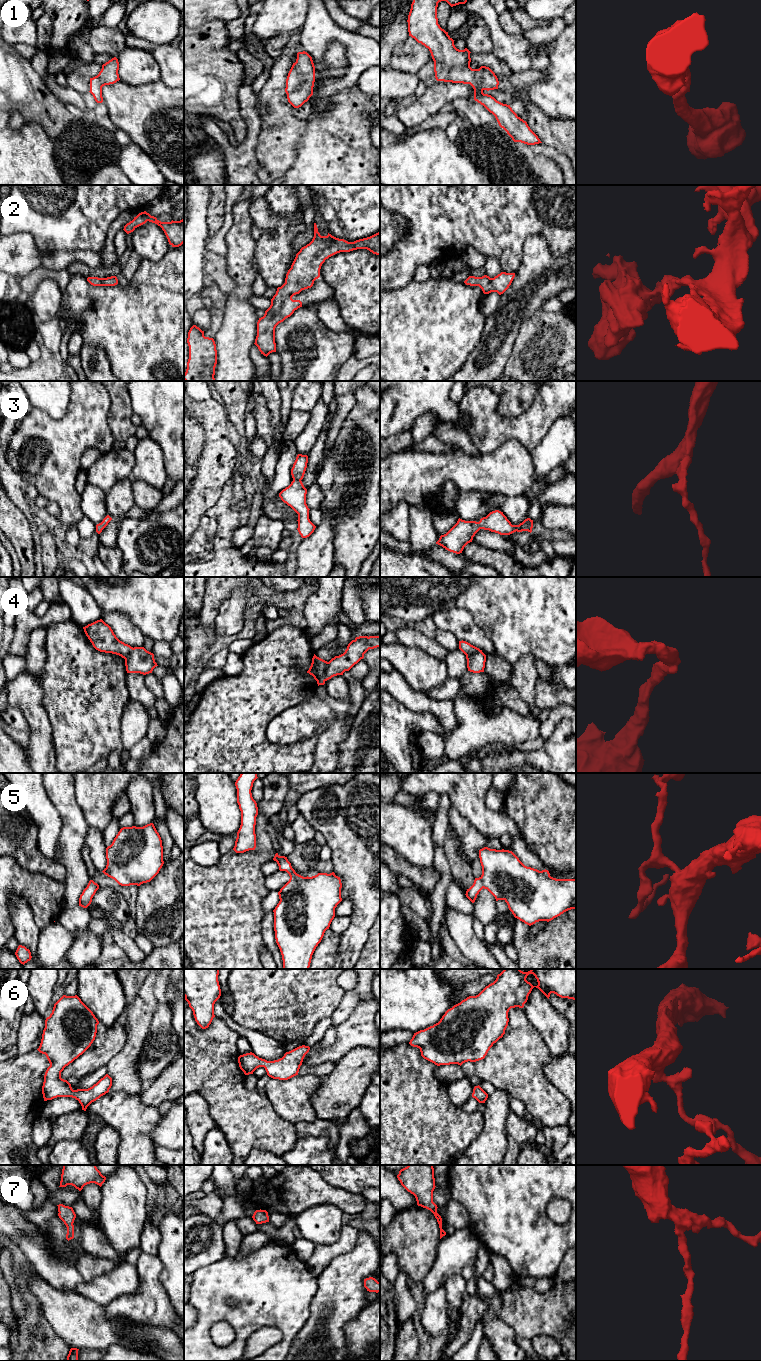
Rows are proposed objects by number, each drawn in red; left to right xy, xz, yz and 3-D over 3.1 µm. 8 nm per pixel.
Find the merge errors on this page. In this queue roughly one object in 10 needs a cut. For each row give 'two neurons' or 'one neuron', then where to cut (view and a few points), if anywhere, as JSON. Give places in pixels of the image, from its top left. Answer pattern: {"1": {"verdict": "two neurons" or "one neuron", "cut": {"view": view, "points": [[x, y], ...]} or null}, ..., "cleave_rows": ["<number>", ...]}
{"1": {"verdict": "one neuron", "cut": null}, "2": {"verdict": "one neuron", "cut": null}, "3": {"verdict": "one neuron", "cut": null}, "4": {"verdict": "two neurons", "cut": {"view": "xz", "points": [[328, 662], [325, 668], [324, 680]]}}, "5": {"verdict": "one neuron", "cut": null}, "6": {"verdict": "one neuron", "cut": null}, "7": {"verdict": "one neuron", "cut": null}, "cleave_rows": ["4"]}

